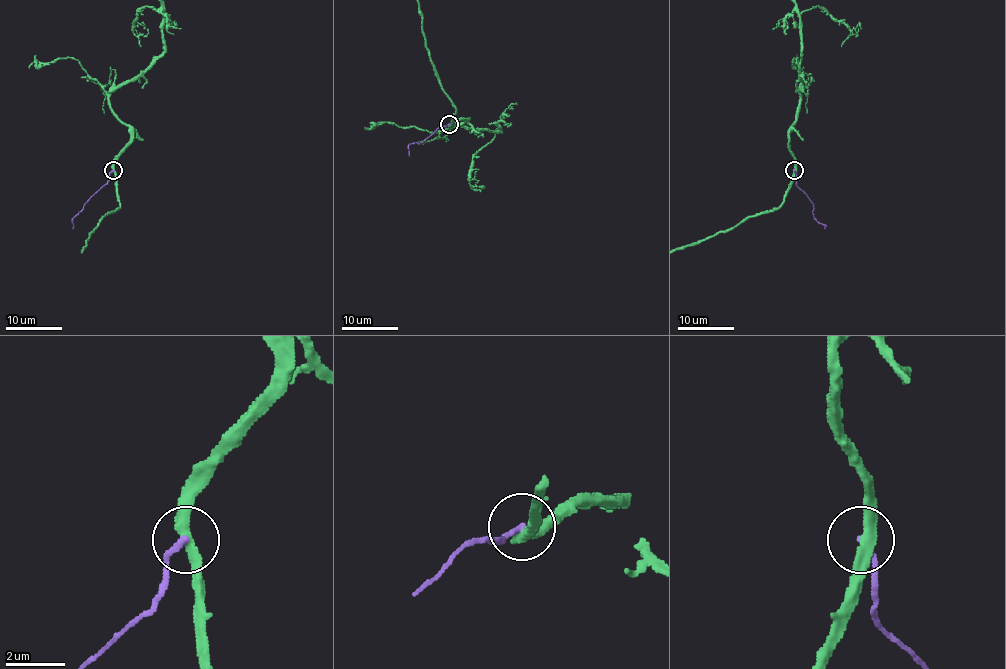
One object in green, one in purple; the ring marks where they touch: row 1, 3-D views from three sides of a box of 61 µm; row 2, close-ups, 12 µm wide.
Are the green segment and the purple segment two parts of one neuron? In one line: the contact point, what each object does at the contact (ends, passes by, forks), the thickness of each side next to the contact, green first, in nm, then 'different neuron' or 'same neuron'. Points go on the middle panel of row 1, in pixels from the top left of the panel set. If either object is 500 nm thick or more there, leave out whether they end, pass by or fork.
at (449, 124); green passes by; purple ends there; 360 nm thick on the green side, 200 nm on the other; different neuron

